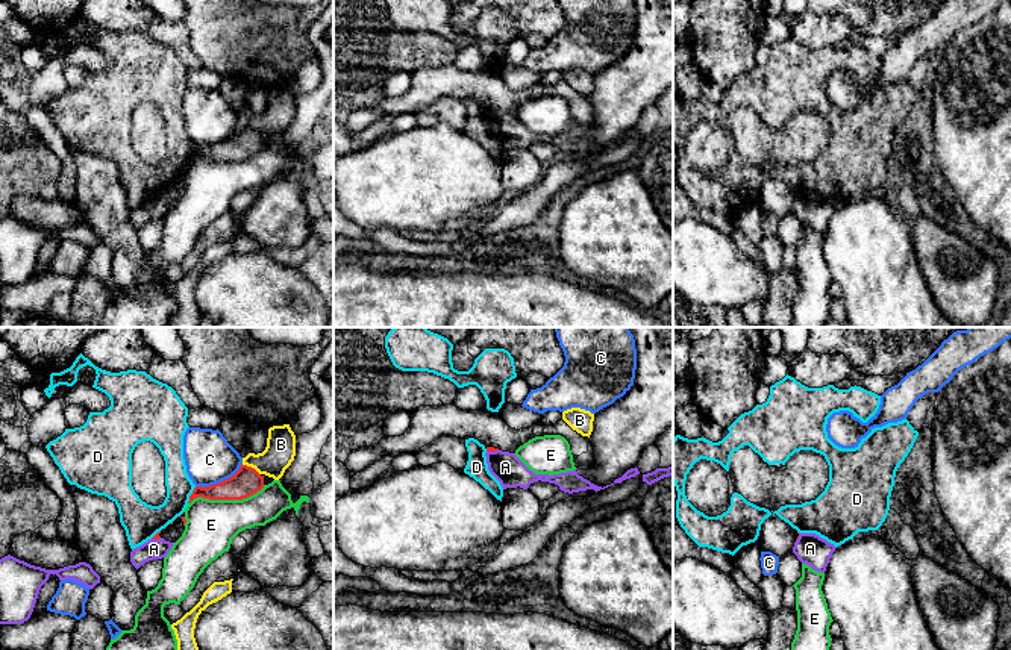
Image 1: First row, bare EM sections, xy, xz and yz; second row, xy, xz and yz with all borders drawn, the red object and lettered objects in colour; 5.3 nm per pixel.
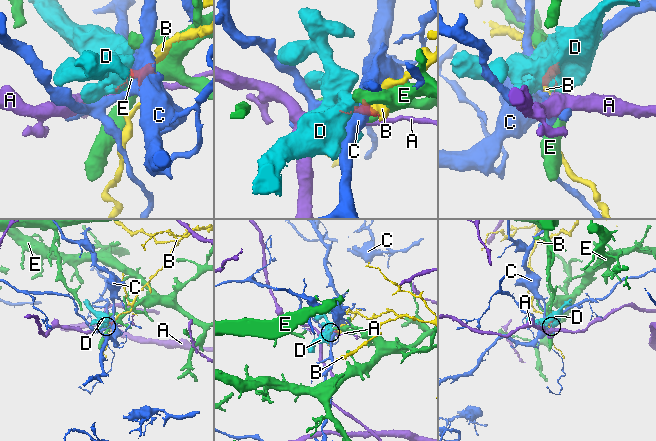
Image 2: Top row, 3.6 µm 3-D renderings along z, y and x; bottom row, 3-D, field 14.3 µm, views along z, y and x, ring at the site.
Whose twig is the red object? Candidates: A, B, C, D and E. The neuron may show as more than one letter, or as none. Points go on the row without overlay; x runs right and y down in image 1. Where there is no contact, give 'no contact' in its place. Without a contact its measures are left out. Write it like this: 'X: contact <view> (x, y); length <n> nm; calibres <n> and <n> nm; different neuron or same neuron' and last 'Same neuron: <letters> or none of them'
A: contact xz (493, 111); length 60 nm; calibres 30 and 160 nm; different neuron
B: contact xy (250, 128); length 120 nm; calibres 150 and 160 nm; different neuron
C: contact xy (220, 143); length 280 nm; calibres 150 and 260 nm; different neuron
D: contact xy (191, 155); length 100 nm; calibres 130 and 140 nm; different neuron
E: contact xy (226, 159); length 420 nm; calibres 150 and 280 nm; different neuron
Same neuron: none of them

